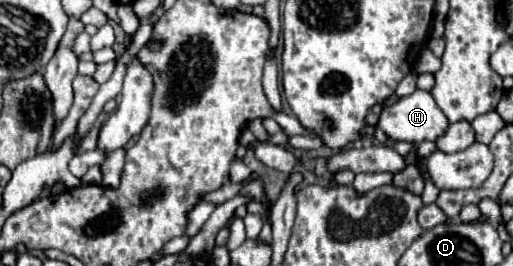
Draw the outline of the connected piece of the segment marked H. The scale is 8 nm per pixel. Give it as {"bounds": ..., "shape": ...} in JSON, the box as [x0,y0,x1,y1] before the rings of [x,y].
{"bounds":[377,90,449,142],"shape":[[[415,90],[409,96],[399,98],[391,106],[383,108],[377,128],[383,130],[391,140],[415,142],[437,140],[449,126],[445,114],[435,104],[431,92]]]}

